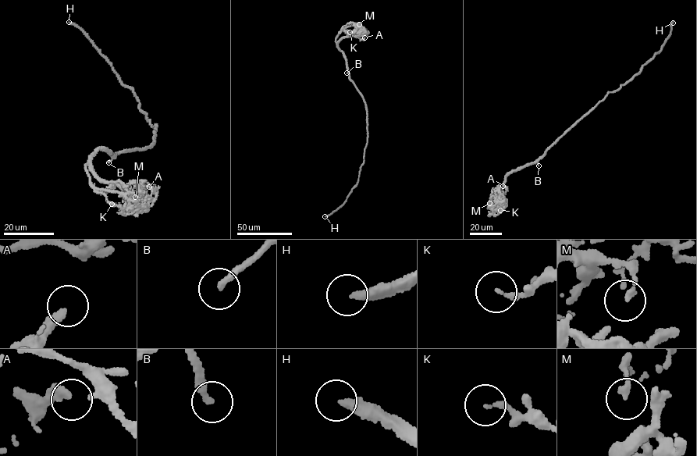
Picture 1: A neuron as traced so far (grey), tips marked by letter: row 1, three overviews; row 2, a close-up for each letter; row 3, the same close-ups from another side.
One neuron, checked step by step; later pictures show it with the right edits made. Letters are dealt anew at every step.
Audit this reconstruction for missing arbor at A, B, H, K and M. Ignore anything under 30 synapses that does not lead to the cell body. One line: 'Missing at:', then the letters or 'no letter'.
Missing at: B, H

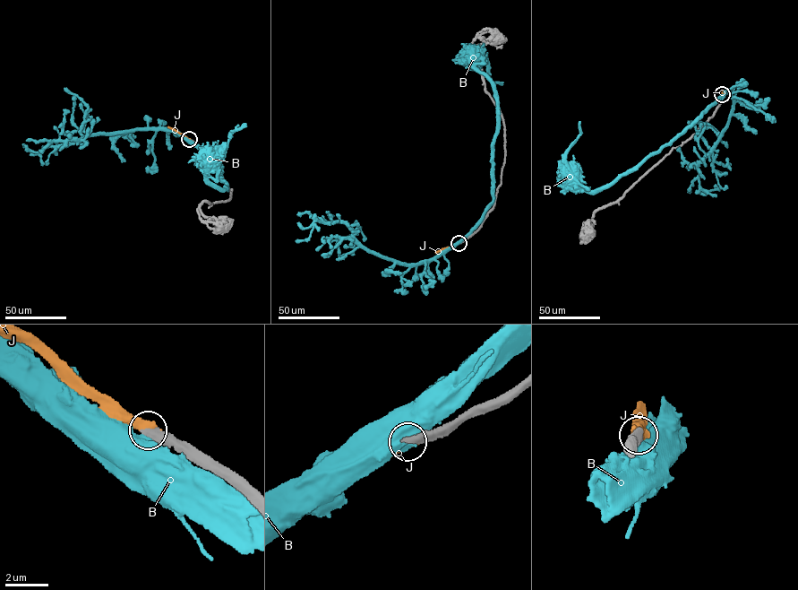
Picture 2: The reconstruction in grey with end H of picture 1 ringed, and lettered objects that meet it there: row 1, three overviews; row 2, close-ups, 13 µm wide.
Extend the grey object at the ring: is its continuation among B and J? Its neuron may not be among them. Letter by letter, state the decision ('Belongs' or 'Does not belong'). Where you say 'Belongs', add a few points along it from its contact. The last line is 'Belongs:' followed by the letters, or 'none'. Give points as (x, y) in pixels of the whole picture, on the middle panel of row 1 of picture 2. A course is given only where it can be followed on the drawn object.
B: Does not belong
J: Belongs. Its course: (459, 243), (435, 252)
Belongs: J

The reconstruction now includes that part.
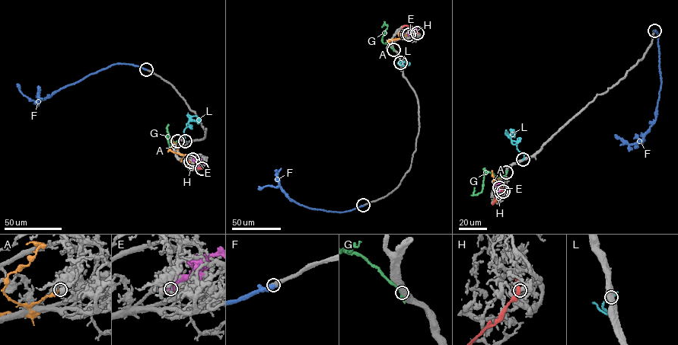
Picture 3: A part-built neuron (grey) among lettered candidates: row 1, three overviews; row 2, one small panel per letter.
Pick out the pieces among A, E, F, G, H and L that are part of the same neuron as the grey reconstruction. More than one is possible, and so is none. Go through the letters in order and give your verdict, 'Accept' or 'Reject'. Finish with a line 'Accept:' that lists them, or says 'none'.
A: Reject
E: Reject
F: Accept
G: Reject
H: Reject
L: Reject
Accept: F

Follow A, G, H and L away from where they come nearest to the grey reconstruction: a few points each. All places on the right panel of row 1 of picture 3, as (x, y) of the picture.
A: (501, 192), (501, 186), (501, 190), (500, 184), (494, 181), (491, 170)
G: (506, 172), (498, 178), (486, 171), (484, 174), (481, 192), (473, 195), (475, 187)
H: (503, 191), (492, 204), (498, 193)
L: (523, 159), (524, 154), (508, 135), (513, 132), (510, 129)

